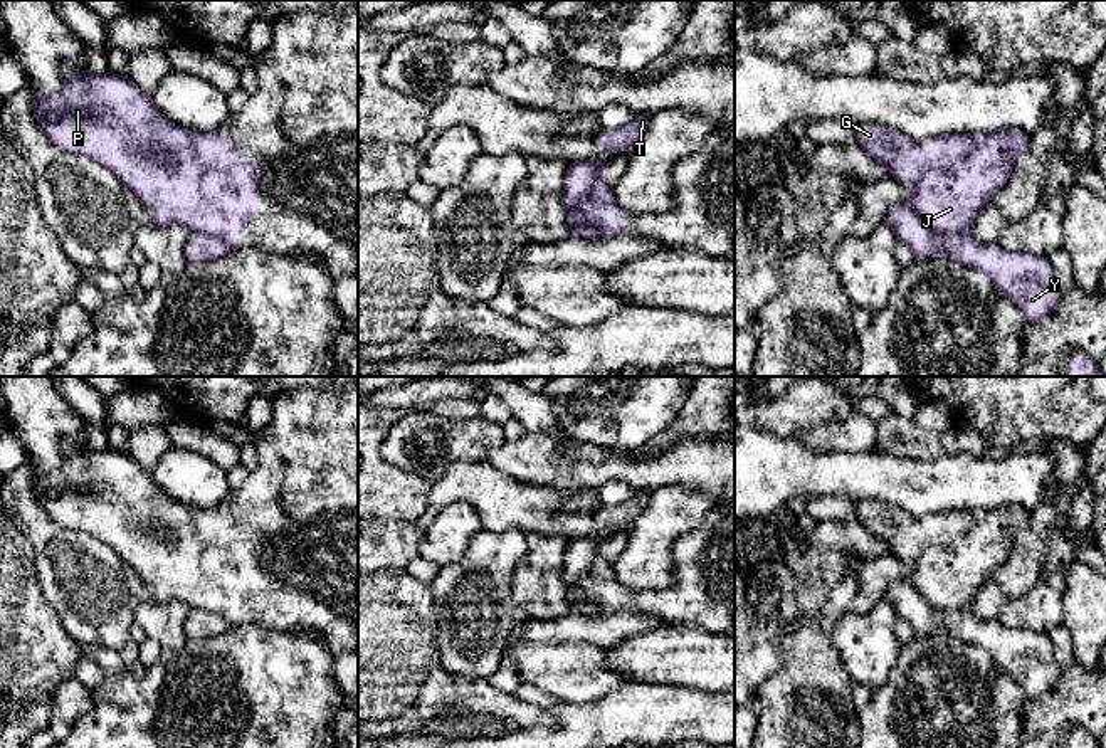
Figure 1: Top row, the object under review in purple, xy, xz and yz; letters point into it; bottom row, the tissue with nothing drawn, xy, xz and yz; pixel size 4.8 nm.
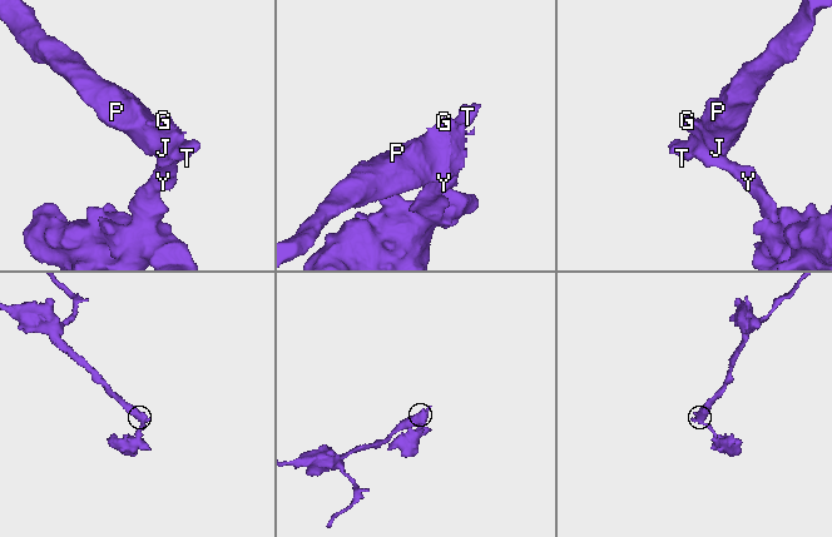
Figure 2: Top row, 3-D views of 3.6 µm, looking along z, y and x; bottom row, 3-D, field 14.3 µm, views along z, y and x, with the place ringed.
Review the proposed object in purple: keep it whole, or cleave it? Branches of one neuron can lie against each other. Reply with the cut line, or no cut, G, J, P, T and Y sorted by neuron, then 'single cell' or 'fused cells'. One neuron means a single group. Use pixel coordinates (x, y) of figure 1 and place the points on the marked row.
cut xz (577, 204), (577, 214), (605, 234); groups G J P / T Y; fused cells

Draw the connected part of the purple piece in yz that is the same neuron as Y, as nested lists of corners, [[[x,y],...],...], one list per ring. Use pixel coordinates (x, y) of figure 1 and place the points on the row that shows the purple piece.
[[[909,202],[894,205],[884,225],[913,249],[916,259],[941,254],[953,262],[982,271],[997,291],[1020,308],[1027,323],[1049,316],[1062,299],[1049,257],[1007,252],[997,242],[980,244],[970,232],[940,235]]]

